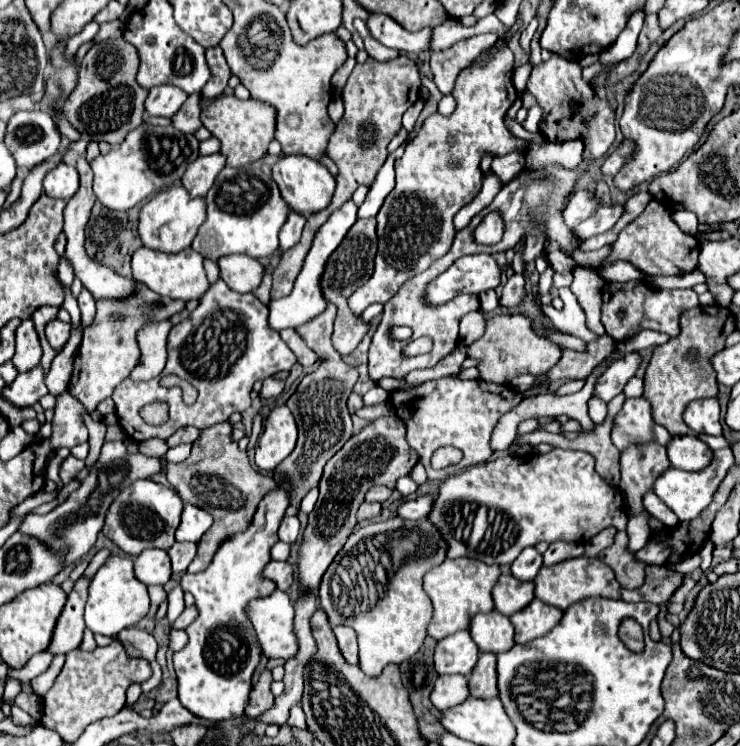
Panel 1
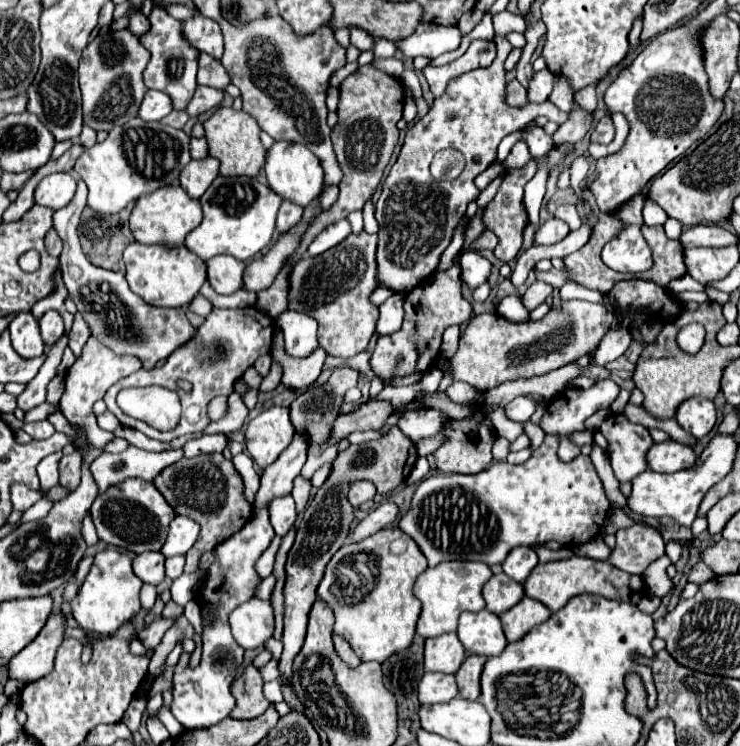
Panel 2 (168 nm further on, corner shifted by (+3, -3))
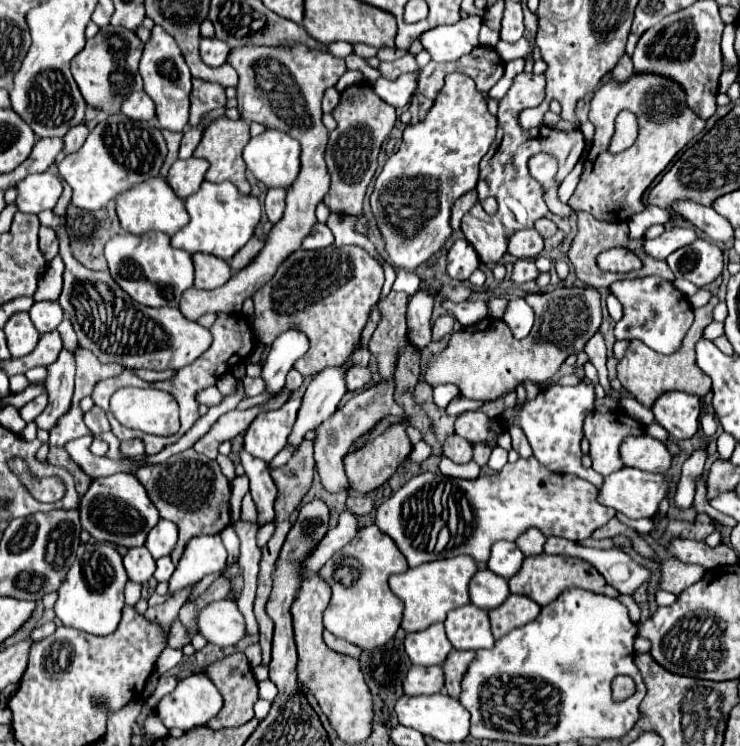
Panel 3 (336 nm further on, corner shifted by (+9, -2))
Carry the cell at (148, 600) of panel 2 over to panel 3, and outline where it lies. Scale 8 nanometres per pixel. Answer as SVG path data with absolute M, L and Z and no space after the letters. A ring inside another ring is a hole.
M129 580L127 586L125 586L125 604L135 606L139 598L141 598L141 584L135 584L135 582Z

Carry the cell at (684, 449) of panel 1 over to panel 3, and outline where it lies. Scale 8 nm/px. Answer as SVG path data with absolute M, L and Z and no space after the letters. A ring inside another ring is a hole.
M649 434L627 438L623 442L619 454L621 454L625 466L639 468L643 472L665 474L671 464L671 454L669 454L667 446L661 440L651 438Z

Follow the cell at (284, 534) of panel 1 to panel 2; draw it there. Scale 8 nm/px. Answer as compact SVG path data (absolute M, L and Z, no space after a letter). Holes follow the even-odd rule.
M279 497L273 499L269 505L269 513L271 513L271 525L275 529L275 535L285 537L289 533L289 529L295 527L297 521L297 509L293 503L293 497Z

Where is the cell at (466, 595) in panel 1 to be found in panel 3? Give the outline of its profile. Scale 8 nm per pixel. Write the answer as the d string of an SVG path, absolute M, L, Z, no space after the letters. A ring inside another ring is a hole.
M455 556L449 560L425 562L421 566L409 568L403 574L389 576L391 592L395 592L405 606L401 628L405 632L425 630L435 622L443 622L449 610L469 604L469 580L473 578L475 572L477 572L477 564L471 556Z

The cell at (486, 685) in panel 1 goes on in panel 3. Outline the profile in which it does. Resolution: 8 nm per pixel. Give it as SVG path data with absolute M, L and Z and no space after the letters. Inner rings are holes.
M451 650L449 658L443 662L443 672L445 672L445 690L451 698L457 698L459 692L461 692L461 680L463 680L463 674L467 672L471 660L473 660L475 652L467 650L467 652L461 652L461 650Z

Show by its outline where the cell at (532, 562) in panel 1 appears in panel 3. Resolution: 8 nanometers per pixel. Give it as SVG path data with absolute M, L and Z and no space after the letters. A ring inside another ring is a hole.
M495 542L491 548L491 558L487 562L487 568L503 578L511 578L523 564L525 556L523 552L515 546L515 542Z

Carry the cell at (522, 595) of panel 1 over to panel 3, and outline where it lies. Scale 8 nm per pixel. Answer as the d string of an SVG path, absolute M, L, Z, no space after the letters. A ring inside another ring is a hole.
M477 570L469 582L471 604L475 604L479 608L493 610L503 600L507 600L507 596L509 596L507 580L493 574L491 570Z

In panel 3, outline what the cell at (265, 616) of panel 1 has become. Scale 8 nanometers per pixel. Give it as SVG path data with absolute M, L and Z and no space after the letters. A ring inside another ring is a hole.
M219 600L199 610L197 632L211 644L233 646L245 636L245 620L233 600Z

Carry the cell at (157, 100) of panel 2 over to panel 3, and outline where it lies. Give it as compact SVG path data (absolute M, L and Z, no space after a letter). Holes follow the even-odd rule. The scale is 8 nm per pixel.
M135 92L123 100L121 112L131 120L153 120L155 104L151 102L151 98L145 92Z

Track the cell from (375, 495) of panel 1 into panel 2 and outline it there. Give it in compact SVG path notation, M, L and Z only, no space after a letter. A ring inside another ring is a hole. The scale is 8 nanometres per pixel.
M359 481L359 483L353 483L351 485L351 489L349 489L349 501L351 501L351 505L353 507L359 507L361 503L365 503L365 501L371 501L373 497L375 497L375 487L373 487L373 483L369 483L369 481Z

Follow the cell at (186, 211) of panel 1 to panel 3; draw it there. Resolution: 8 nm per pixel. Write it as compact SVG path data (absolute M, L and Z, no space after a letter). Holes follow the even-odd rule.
M151 178L147 182L141 182L139 186L133 186L131 190L125 190L119 194L115 200L115 212L119 216L121 228L129 234L145 234L149 230L159 230L169 236L179 232L187 224L187 212L185 212L185 202L171 190L171 186L163 178Z

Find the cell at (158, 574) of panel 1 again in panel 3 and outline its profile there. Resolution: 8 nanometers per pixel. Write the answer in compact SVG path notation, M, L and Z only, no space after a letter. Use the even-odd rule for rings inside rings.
M145 546L129 548L127 554L123 556L123 566L127 570L129 580L139 582L139 584L147 582L155 572L155 560Z

